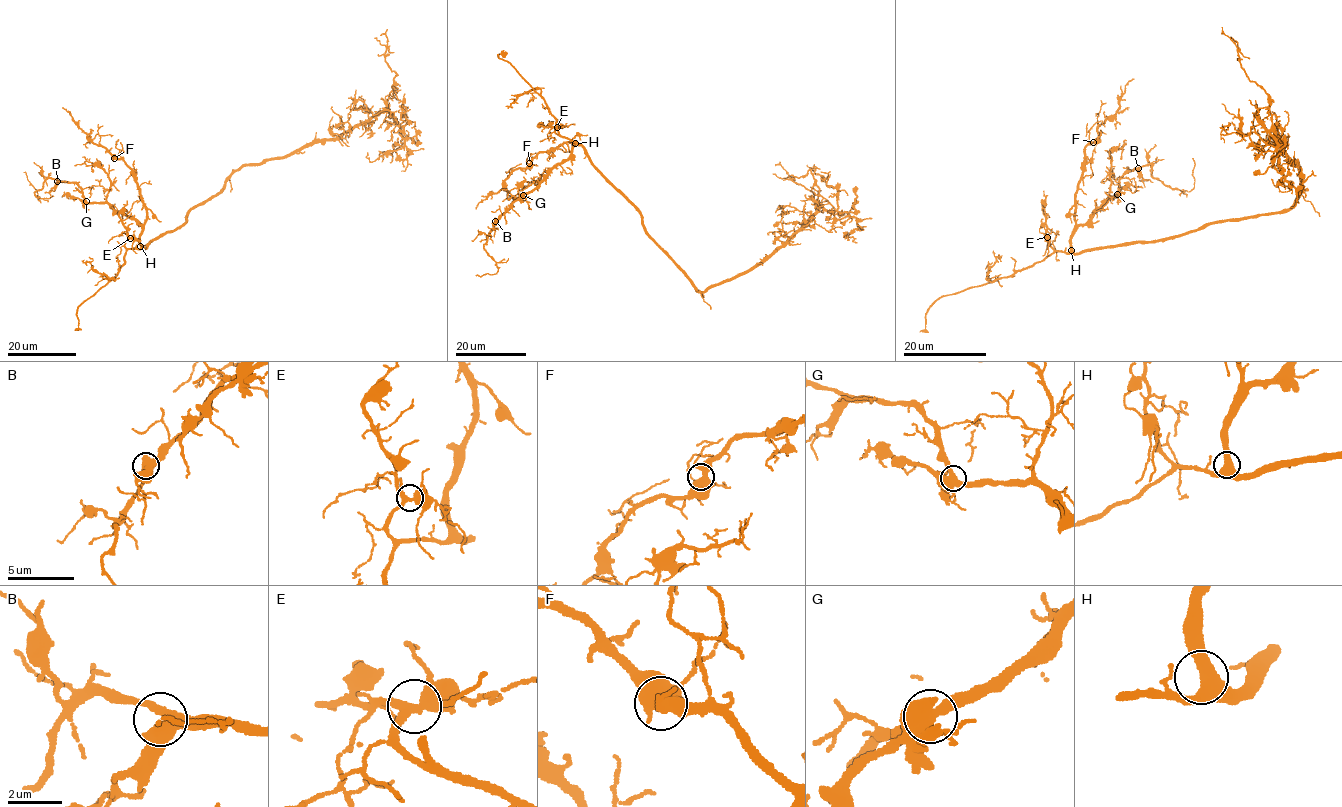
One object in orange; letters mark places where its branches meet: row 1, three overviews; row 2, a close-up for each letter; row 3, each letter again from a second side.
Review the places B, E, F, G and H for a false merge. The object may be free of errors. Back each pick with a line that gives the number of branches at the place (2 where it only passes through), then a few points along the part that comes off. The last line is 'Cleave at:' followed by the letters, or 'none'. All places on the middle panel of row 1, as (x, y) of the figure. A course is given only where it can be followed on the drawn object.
Cleave at: none

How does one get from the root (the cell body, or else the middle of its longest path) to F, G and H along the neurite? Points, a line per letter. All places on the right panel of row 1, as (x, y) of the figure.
F: (1215, 222), (1157, 241), (1136, 241), (1074, 253), (1071, 235), (1074, 224), (1074, 198), (1084, 150), (1093, 142)
G: (1215, 222), (1157, 241), (1136, 241), (1074, 253), (1071, 245), (1073, 230), (1085, 225), (1097, 209), (1117, 194)
H: (1215, 222), (1157, 241), (1131, 241), (1078, 253), (1071, 250)

